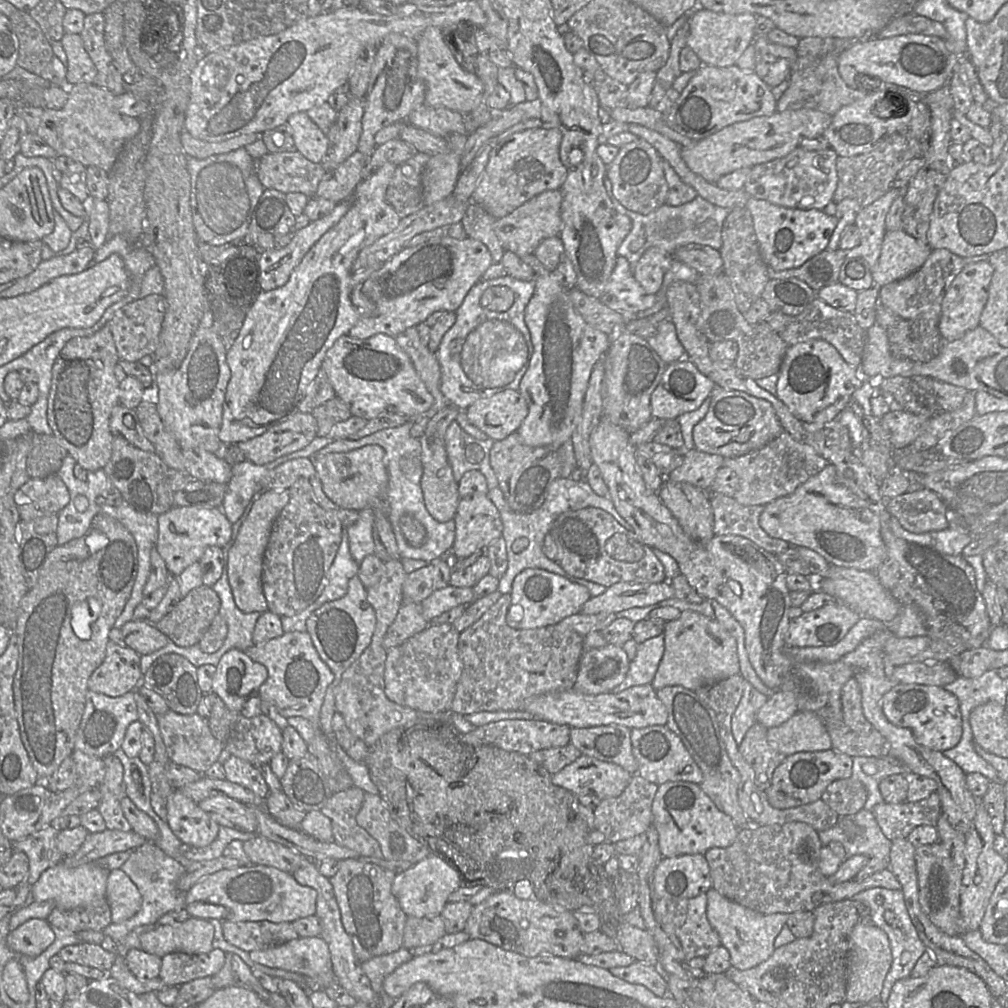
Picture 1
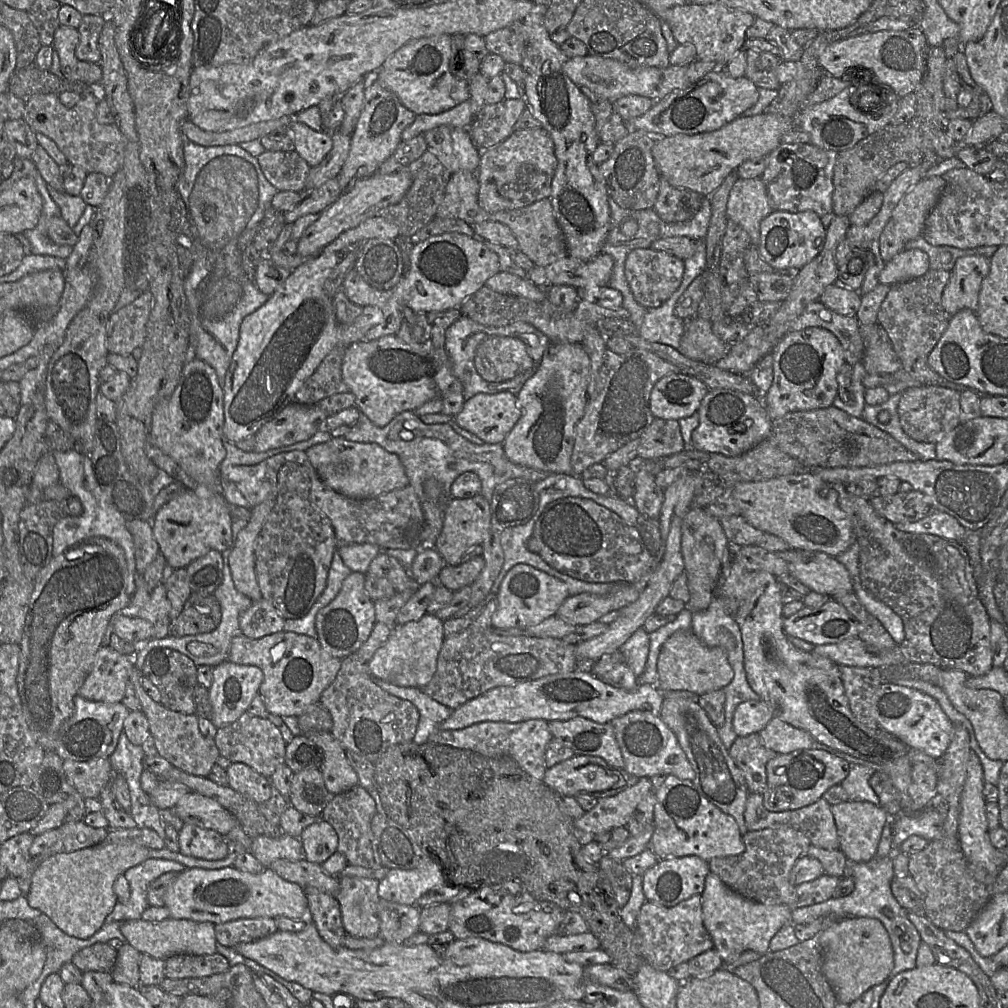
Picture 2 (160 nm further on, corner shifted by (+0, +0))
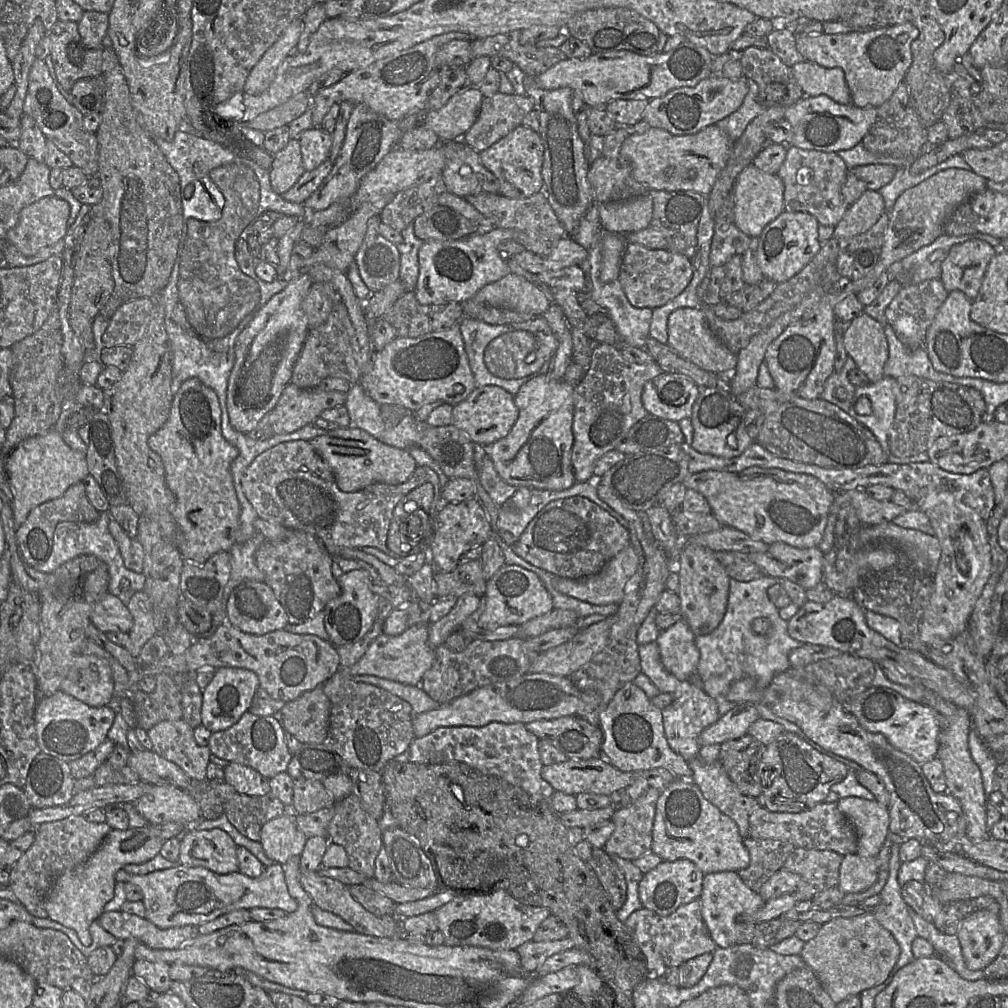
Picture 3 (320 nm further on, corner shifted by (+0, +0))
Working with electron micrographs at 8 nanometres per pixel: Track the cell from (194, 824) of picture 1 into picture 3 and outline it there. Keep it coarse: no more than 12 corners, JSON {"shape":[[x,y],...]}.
{"shape":[[219,828],[191,829],[179,862],[239,871],[238,846]]}

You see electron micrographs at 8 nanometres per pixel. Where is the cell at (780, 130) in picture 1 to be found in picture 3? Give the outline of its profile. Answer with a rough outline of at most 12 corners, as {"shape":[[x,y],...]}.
{"shape":[[639,128],[620,157],[651,190],[708,196],[733,143]]}

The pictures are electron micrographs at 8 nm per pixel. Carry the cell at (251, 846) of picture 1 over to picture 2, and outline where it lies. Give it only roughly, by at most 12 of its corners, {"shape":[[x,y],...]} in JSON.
{"shape":[[279,859],[269,868],[303,888],[333,896],[339,877],[306,859]]}

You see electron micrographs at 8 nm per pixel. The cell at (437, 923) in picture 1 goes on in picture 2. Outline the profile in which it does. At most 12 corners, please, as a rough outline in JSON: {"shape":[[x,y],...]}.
{"shape":[[380,898],[379,935],[403,944],[419,932],[420,909]]}

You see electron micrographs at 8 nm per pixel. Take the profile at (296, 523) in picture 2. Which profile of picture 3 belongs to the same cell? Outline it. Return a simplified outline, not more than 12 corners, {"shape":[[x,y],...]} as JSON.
{"shape":[[309,533],[265,540],[255,561],[289,624],[340,594],[334,557]]}

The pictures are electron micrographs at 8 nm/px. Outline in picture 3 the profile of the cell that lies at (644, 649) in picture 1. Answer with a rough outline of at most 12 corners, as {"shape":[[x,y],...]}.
{"shape":[[681,619],[655,641],[663,666],[680,681],[696,677],[700,653]]}

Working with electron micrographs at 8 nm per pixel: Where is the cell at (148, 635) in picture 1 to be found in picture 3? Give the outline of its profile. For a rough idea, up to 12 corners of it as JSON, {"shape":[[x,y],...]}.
{"shape":[[109,592],[94,606],[91,622],[104,633],[128,633],[127,605]]}

